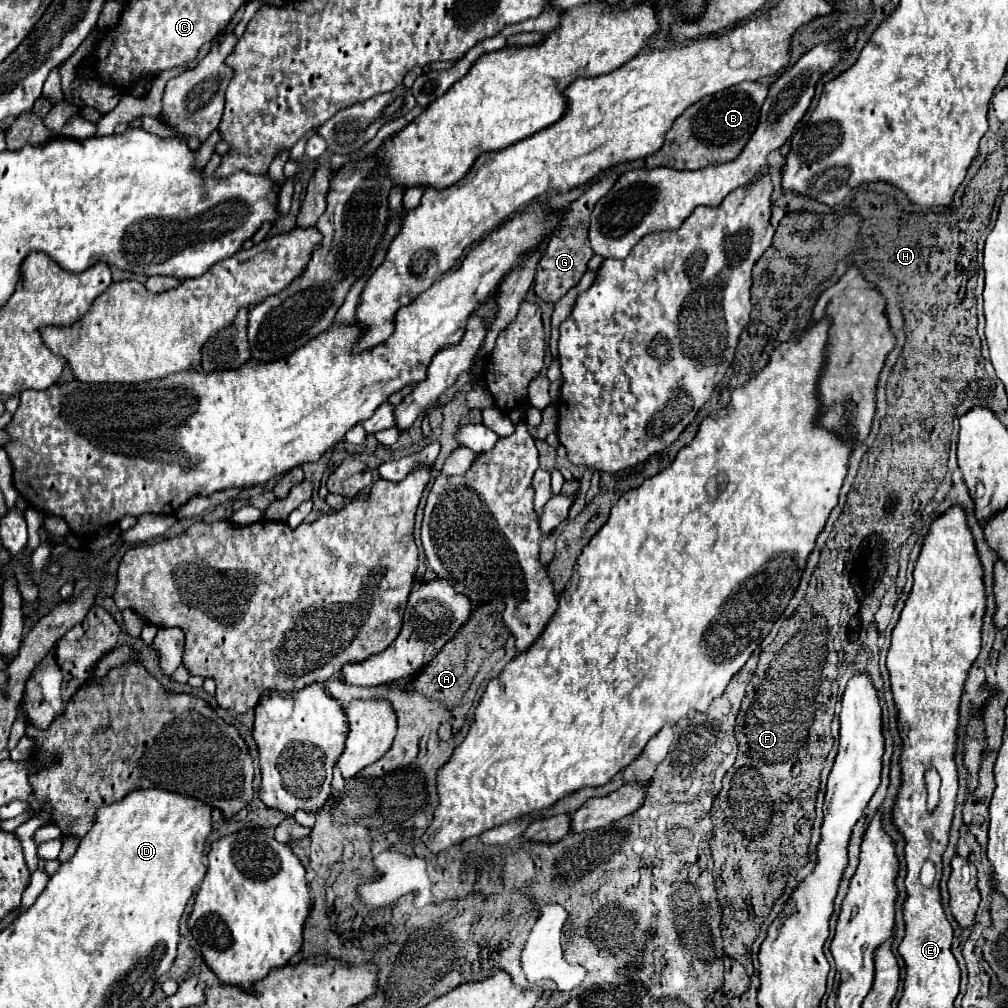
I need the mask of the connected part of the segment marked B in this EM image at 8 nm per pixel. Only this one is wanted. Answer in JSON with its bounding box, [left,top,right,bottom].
[645,82,769,170]

